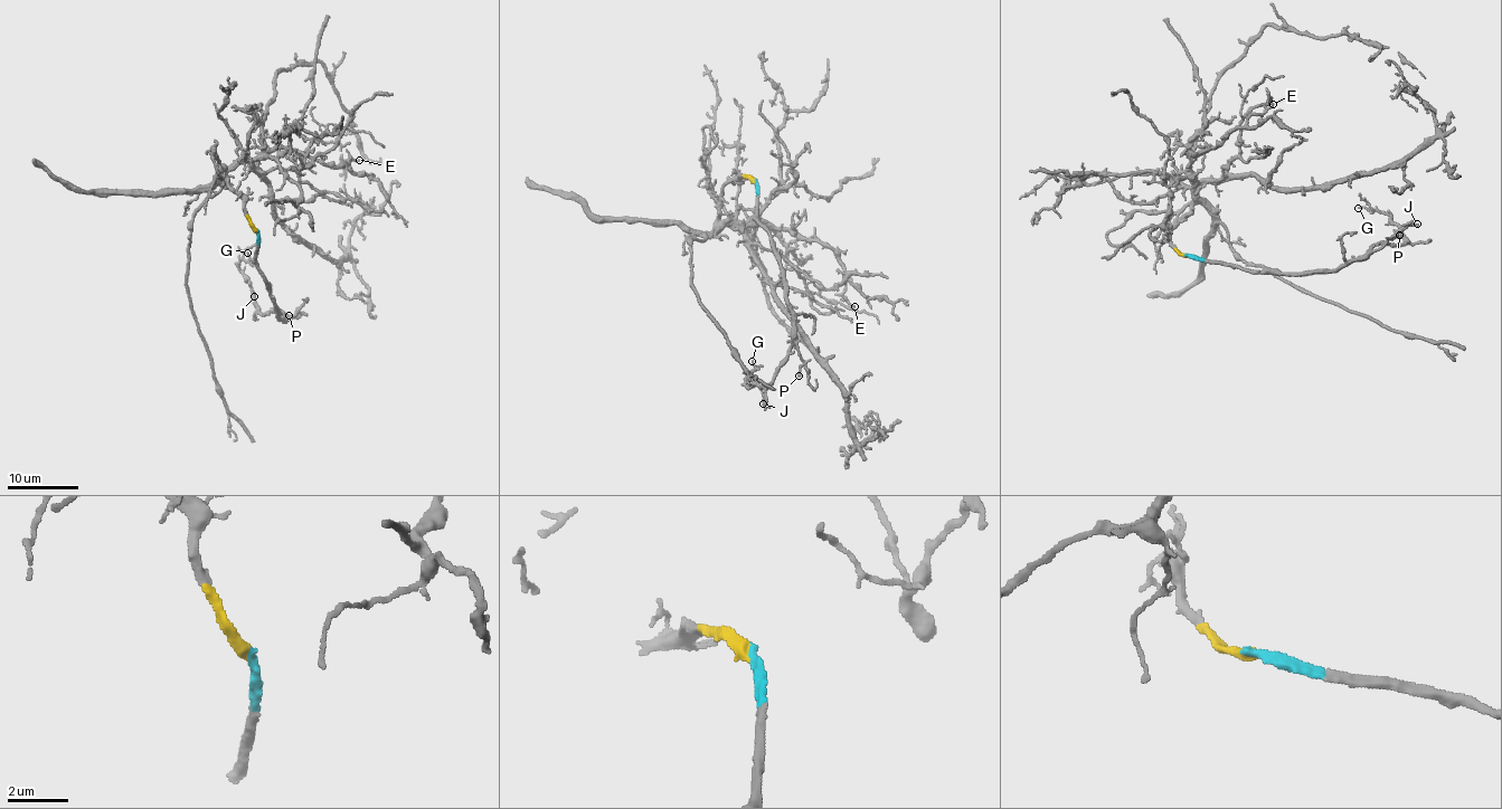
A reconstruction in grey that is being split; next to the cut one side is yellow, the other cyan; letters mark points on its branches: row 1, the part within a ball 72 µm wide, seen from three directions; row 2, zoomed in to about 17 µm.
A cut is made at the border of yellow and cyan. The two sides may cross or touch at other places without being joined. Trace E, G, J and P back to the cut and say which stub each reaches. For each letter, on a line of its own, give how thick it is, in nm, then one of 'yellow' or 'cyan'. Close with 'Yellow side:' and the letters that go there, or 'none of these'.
E: calibre 140 nm; yellow
G: calibre 90 nm; cyan
J: calibre 160 nm; cyan
P: calibre 170 nm; cyan
Yellow side: E

